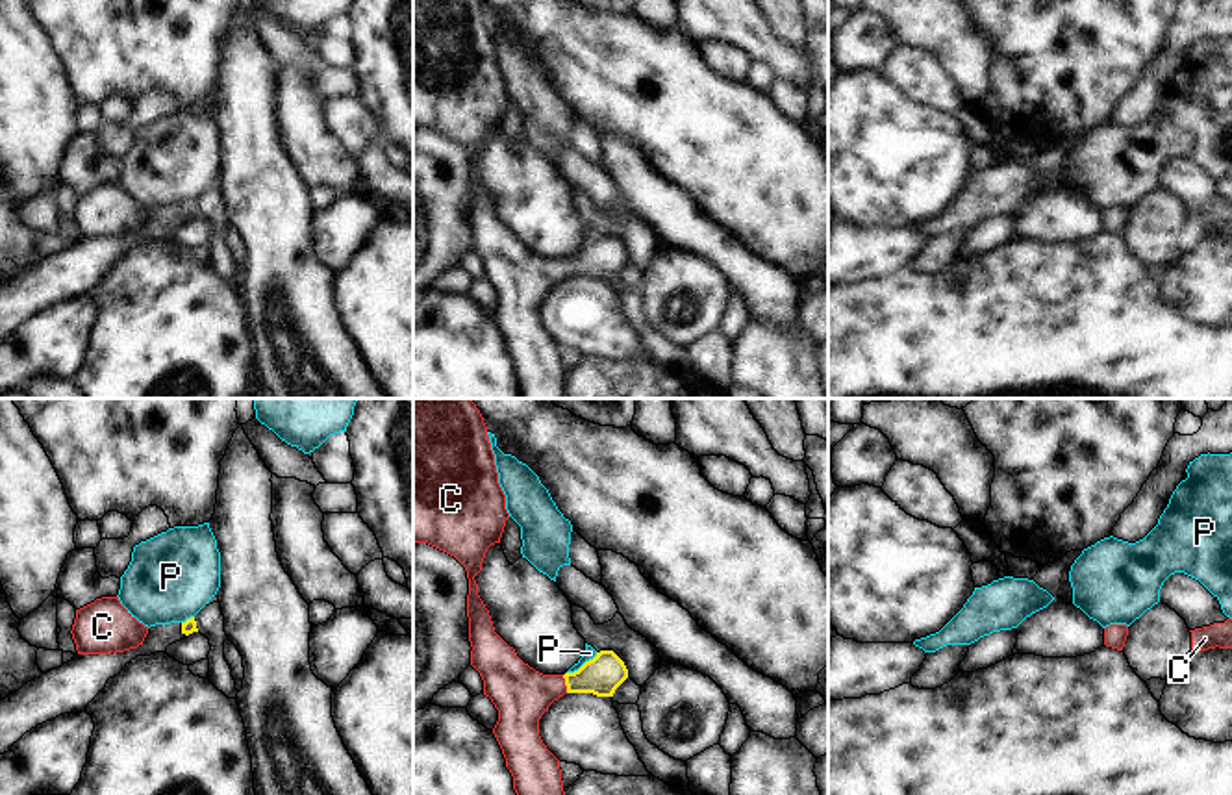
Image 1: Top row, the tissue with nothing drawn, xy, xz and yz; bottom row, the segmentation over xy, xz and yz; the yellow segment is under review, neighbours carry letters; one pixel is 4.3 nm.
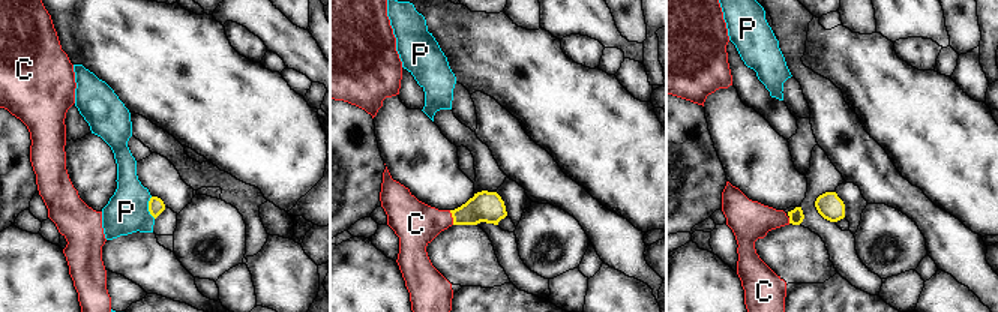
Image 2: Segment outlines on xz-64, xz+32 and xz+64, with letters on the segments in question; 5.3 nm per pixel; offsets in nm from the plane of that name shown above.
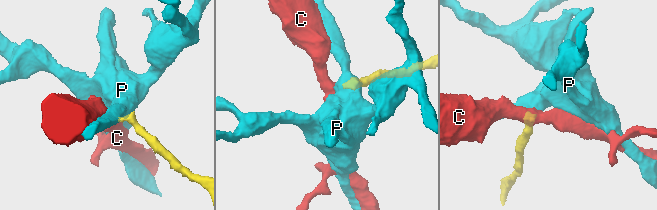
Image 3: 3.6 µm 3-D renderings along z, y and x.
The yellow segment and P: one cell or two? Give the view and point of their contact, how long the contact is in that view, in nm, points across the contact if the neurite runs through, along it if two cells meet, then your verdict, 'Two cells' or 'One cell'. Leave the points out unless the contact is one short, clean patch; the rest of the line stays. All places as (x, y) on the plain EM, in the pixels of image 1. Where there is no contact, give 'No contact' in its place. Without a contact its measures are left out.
Touches yellow at xz (584, 249). Shared border 160 nm. Boundary: xz (597, 238), (567, 258). Two cells

